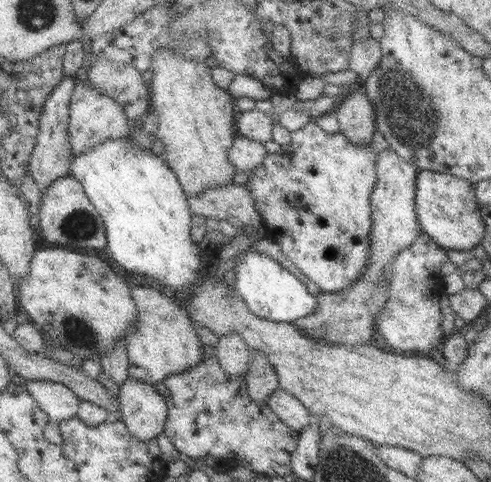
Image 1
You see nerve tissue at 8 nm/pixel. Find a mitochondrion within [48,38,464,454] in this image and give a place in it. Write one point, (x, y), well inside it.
(408, 111)

